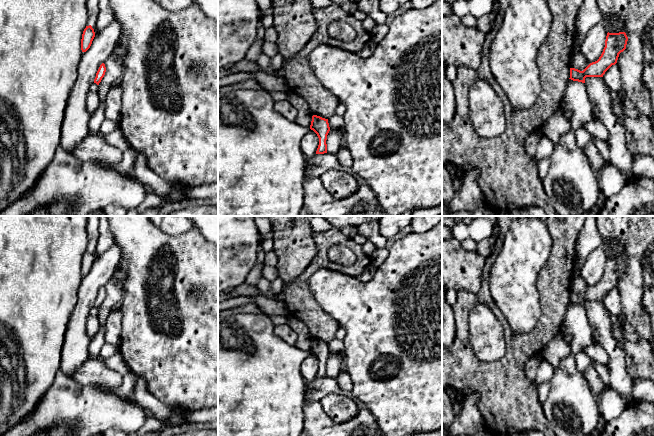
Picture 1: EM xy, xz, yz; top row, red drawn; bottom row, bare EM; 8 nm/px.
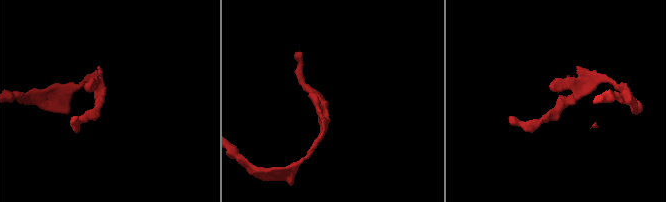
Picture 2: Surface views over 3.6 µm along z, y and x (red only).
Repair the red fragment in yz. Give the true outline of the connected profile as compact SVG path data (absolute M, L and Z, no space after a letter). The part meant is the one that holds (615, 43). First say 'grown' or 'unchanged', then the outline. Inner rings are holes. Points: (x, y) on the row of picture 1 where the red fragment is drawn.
unchanged; M625 32L607 33L605 47L599 59L590 63L583 71L570 68L573 81L585 83L586 77L603 77L605 72L617 63L619 54L626 49L628 37Z

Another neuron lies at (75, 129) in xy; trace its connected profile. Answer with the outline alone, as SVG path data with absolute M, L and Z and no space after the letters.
M114 19L95 34L90 48L82 54L78 78L70 92L62 122L60 150L63 152L71 153L90 135L86 98L100 65L112 55L120 35L121 27Z

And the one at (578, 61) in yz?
M574 47L571 52L570 64L571 68L583 71L590 62L587 61L585 56L582 54L580 47Z

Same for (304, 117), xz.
M288 92L287 99L289 103L291 103L298 111L298 115L296 117L296 123L299 125L310 128L313 113L309 109L307 102L301 98L299 95Z

